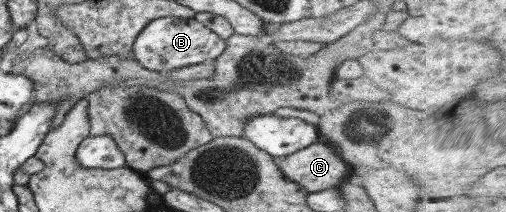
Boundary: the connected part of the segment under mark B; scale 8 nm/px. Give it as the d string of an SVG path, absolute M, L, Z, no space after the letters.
M169 16L149 21L141 29L132 43L132 55L141 67L161 72L213 61L223 52L226 45L225 39L217 37L208 27L201 26L195 19Z

